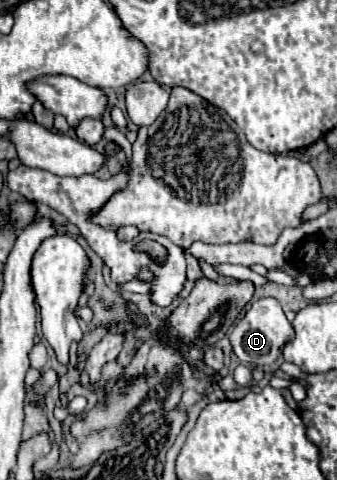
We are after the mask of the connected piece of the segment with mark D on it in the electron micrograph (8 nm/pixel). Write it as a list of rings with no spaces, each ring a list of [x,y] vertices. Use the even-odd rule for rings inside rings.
[[[263,297],[251,305],[247,315],[235,325],[229,339],[231,339],[235,355],[241,361],[263,367],[263,365],[271,365],[281,355],[281,349],[285,347],[285,343],[291,341],[293,337],[295,337],[295,331],[293,331],[291,323],[287,321],[279,301],[273,297]]]

